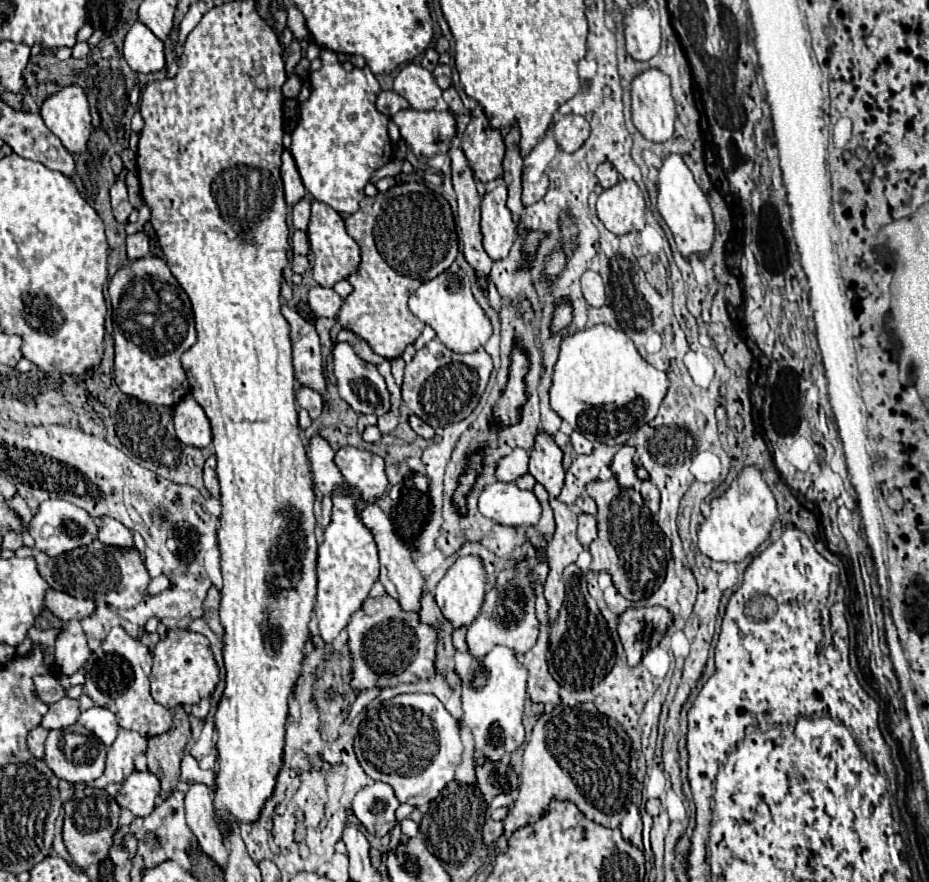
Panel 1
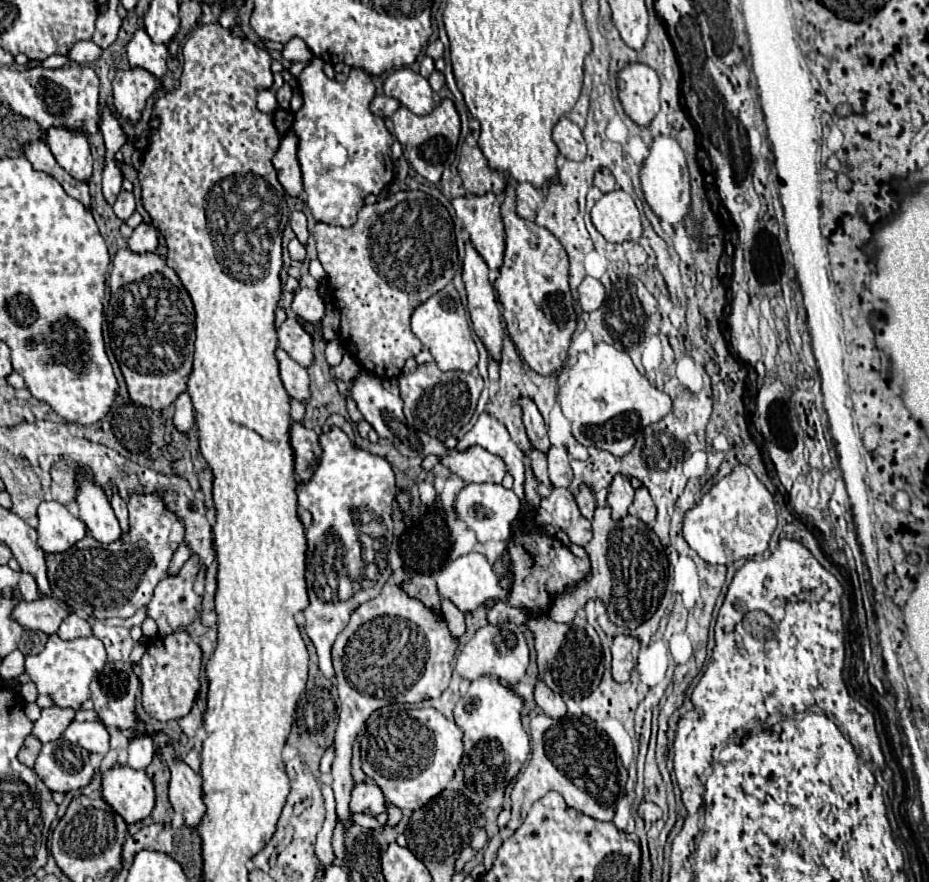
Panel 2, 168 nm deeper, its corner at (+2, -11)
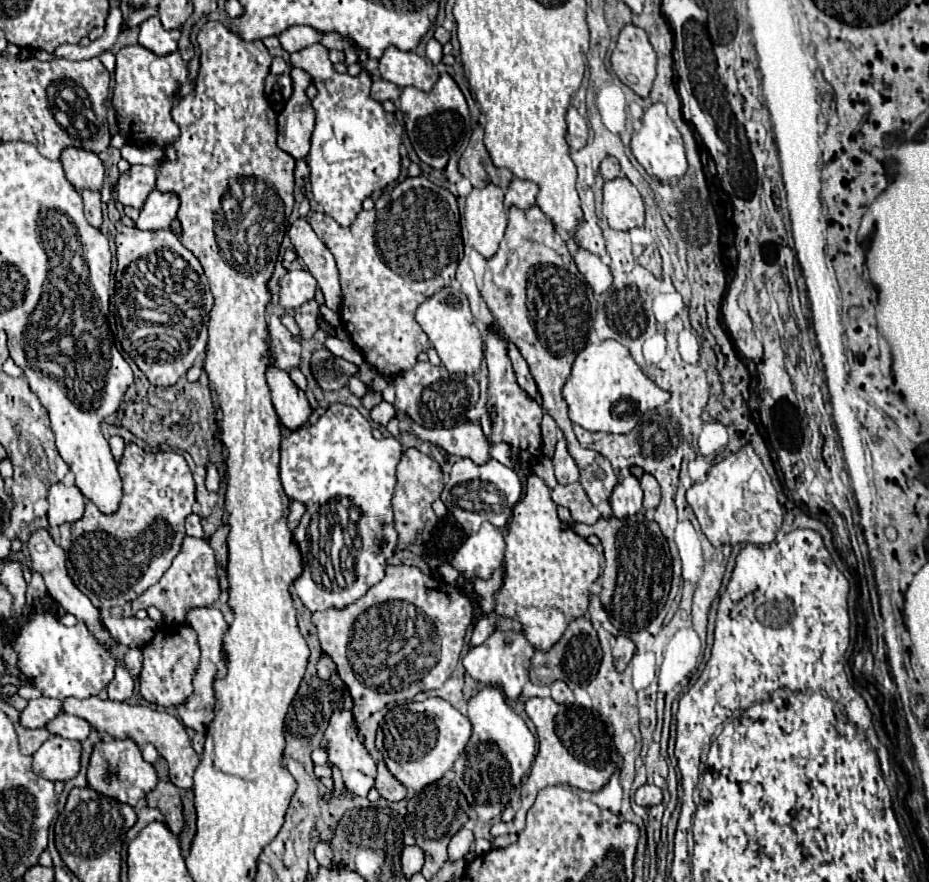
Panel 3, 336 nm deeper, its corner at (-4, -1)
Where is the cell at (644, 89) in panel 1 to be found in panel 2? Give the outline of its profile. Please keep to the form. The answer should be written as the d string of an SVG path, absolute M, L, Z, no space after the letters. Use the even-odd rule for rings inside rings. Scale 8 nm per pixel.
M631 62L625 64L623 70L617 72L617 88L619 88L619 100L625 108L625 112L631 116L633 122L639 126L647 126L655 114L659 112L659 78L653 68L641 62Z

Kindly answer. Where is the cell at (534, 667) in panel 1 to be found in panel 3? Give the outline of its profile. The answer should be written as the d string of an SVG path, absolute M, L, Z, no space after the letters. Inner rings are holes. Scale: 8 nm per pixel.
M553 682L551 686L551 698L555 700L555 702L559 702L559 704L573 704L573 692L567 688L567 684L565 682Z

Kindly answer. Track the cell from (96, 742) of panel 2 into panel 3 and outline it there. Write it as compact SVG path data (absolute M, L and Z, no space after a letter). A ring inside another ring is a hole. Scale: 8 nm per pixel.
M63 714L63 716L57 716L55 720L51 720L49 726L47 726L47 730L53 732L53 734L59 734L63 738L83 742L85 738L89 738L93 726L85 718L71 716L71 714Z

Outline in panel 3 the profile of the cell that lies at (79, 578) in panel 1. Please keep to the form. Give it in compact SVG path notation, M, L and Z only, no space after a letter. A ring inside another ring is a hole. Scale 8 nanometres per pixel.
M129 444L119 464L123 480L123 498L115 514L105 516L95 504L87 500L85 516L75 524L61 526L61 546L67 554L67 572L75 586L97 606L109 610L113 606L125 606L153 586L171 566L179 554L185 538L185 518L193 512L193 474L181 454L175 452L145 452L137 444Z

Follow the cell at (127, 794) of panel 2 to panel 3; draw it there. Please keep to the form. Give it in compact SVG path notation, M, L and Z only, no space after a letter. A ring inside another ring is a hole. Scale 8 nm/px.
M103 740L93 748L89 770L87 770L89 786L105 796L111 796L119 802L135 806L141 798L145 798L157 786L157 772L153 764L141 758L139 746L133 740Z

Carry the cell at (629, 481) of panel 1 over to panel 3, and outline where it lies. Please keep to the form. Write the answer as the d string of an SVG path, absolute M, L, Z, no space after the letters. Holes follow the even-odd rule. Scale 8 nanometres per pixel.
M635 476L621 478L619 484L613 488L609 502L617 518L627 518L627 516L637 514L643 502L643 490L639 486L639 480Z

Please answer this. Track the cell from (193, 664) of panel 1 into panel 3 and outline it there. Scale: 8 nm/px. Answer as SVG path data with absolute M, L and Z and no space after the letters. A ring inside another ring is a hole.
M169 624L155 632L153 640L143 646L143 670L139 676L141 696L157 706L183 704L193 694L193 676L199 666L199 642L195 630L187 624Z

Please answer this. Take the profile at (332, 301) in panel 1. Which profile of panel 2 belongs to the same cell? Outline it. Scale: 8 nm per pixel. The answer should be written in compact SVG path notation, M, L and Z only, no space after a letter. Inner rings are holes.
M297 288L297 290L293 292L291 310L293 310L297 316L301 316L303 320L313 322L313 324L319 324L319 320L321 320L323 314L325 314L325 304L323 304L323 300L319 298L317 290Z

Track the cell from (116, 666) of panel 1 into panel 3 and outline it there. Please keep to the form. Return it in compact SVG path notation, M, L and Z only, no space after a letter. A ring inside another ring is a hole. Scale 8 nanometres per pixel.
M119 664L115 668L115 678L107 686L109 700L127 702L133 696L133 688L135 688L135 678L131 676L131 672L129 672L129 668L125 664Z

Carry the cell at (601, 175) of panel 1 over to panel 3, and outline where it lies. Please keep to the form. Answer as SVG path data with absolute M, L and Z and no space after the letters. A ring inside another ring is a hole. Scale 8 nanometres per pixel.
M607 156L607 158L601 162L601 166L599 166L599 172L601 172L601 176L603 176L605 180L613 180L613 178L617 178L617 176L621 174L621 166L619 166L617 158L611 158L611 156Z

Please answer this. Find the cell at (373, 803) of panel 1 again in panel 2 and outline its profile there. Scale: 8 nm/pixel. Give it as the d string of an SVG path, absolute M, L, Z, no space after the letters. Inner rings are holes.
M355 782L351 790L351 812L365 812L369 816L377 816L379 812L385 812L385 798L383 792L377 788L377 784L369 782Z

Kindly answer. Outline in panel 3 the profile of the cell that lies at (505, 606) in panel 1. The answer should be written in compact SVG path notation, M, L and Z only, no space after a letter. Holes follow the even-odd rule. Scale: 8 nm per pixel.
M495 630L481 646L469 648L469 652L463 658L463 666L471 678L483 684L499 686L503 688L507 698L517 698L523 690L523 684L529 680L529 666L533 658L535 648L527 638L523 638L523 632L513 632L513 630Z

